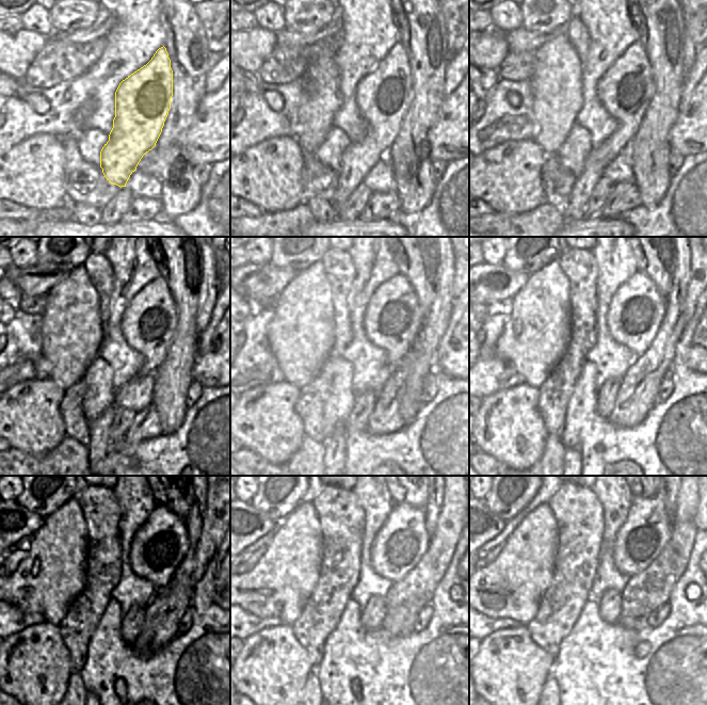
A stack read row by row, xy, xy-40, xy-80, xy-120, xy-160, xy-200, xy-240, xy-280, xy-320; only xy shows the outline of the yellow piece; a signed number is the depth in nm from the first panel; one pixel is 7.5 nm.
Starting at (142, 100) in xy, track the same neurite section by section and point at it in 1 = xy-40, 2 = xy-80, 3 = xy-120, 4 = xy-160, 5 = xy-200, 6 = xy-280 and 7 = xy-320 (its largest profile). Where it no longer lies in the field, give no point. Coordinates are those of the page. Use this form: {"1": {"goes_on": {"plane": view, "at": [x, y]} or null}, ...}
{"1": {"goes_on": {"plane": "xy-40", "at": [383, 97]}}, "2": {"goes_on": {"plane": "xy-80", "at": [625, 90]}}, "3": {"goes_on": {"plane": "xy-120", "at": [148, 325]}}, "4": {"goes_on": {"plane": "xy-160", "at": [392, 319]}}, "5": {"goes_on": {"plane": "xy-200", "at": [637, 308]}}, "6": {"goes_on": {"plane": "xy-280", "at": [399, 545]}}, "7": {"goes_on": {"plane": "xy-320", "at": [647, 528]}}}

